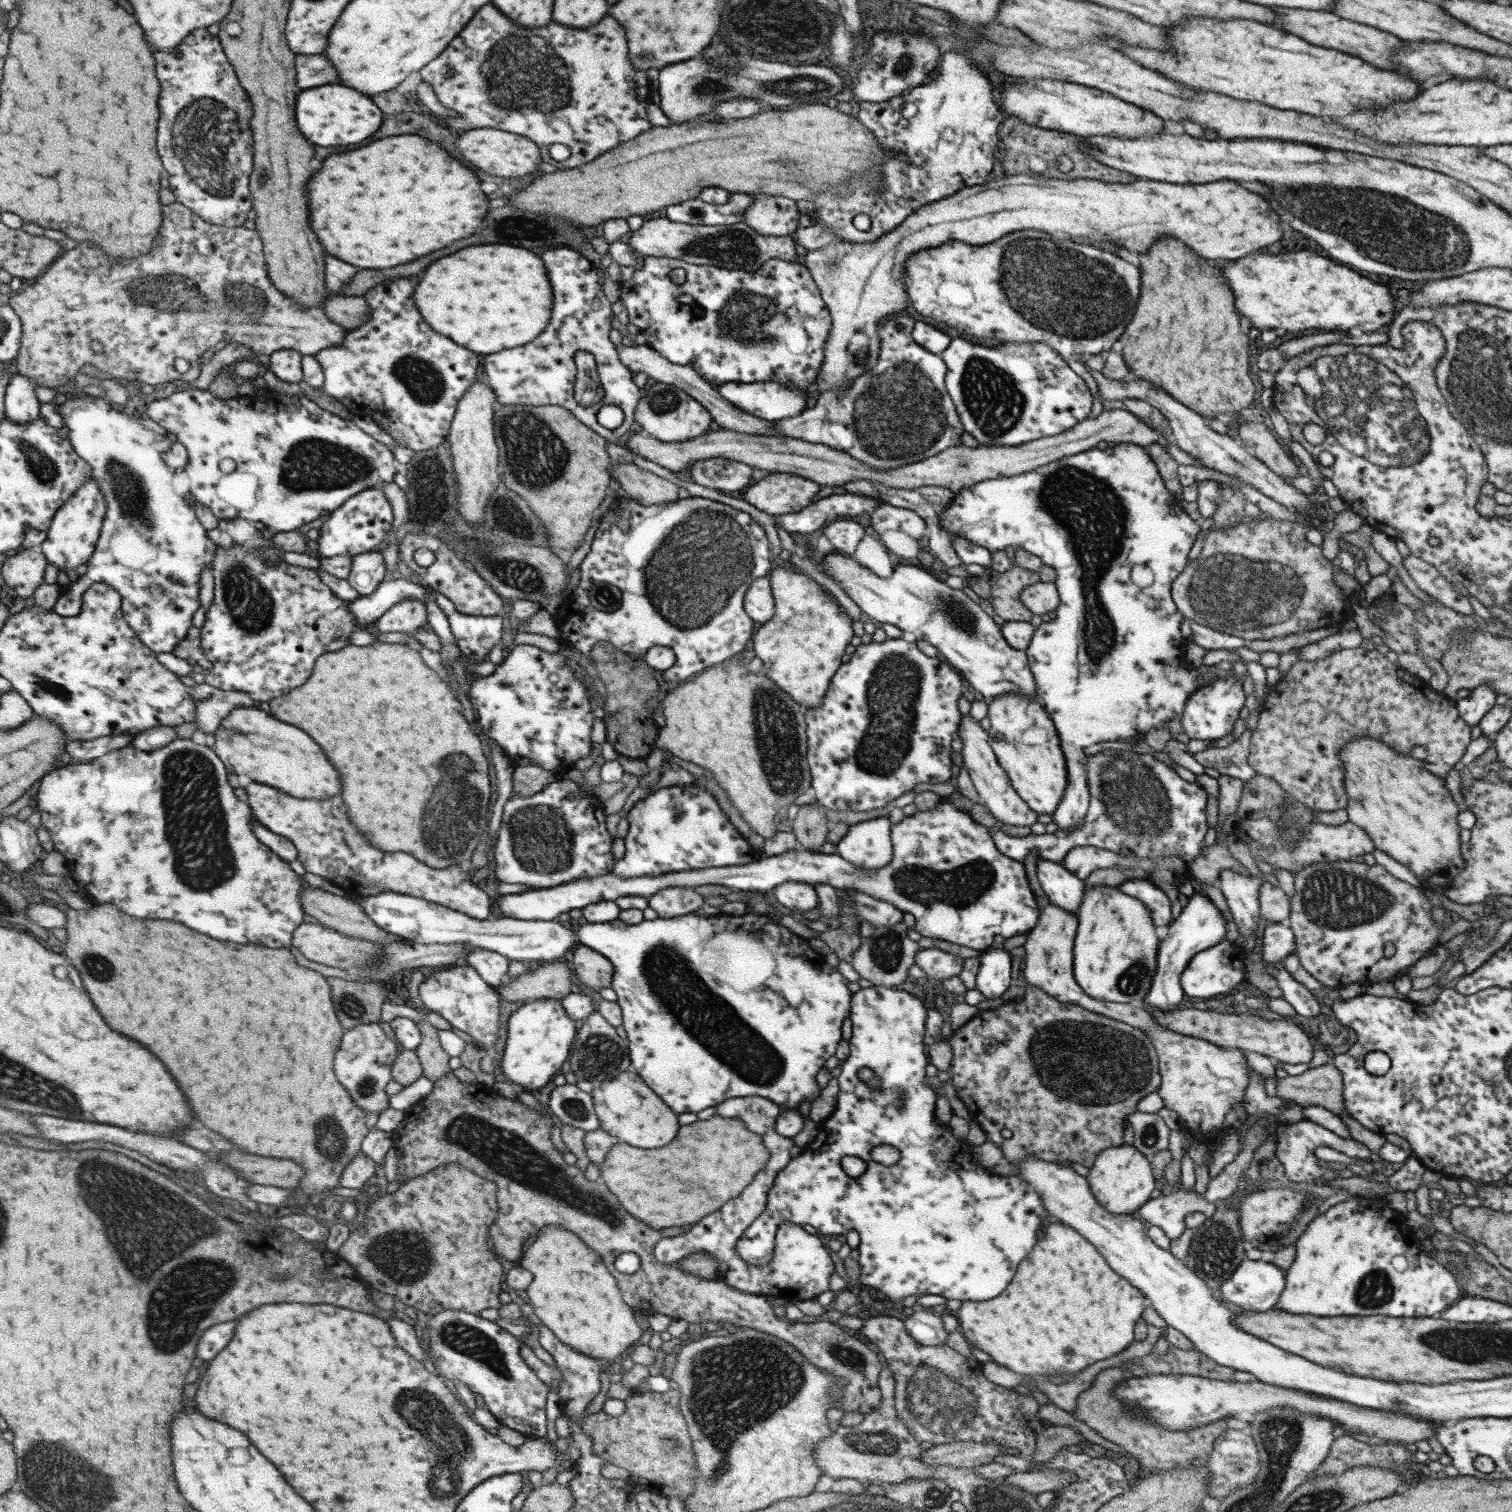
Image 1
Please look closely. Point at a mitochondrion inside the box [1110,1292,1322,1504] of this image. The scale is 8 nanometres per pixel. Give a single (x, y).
(1228, 1475)

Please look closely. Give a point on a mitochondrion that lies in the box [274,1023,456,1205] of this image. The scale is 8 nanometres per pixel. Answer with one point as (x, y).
(330, 1140)

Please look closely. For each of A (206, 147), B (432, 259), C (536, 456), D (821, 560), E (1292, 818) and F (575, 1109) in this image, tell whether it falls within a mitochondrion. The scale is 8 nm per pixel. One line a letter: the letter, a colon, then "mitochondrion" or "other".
A: mitochondrion
B: other
C: mitochondrion
D: other
E: mitochondrion
F: mitochondrion

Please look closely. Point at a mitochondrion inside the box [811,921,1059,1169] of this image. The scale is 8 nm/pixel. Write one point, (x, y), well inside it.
(886, 950)

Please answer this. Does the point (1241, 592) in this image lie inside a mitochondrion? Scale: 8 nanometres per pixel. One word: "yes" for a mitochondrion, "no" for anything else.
yes

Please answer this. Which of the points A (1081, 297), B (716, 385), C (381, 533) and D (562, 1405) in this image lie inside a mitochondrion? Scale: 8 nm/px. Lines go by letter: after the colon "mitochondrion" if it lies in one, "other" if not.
A: mitochondrion
B: other
C: other
D: other

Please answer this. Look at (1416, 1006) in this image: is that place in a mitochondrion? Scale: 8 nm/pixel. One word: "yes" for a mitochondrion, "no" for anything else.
no

